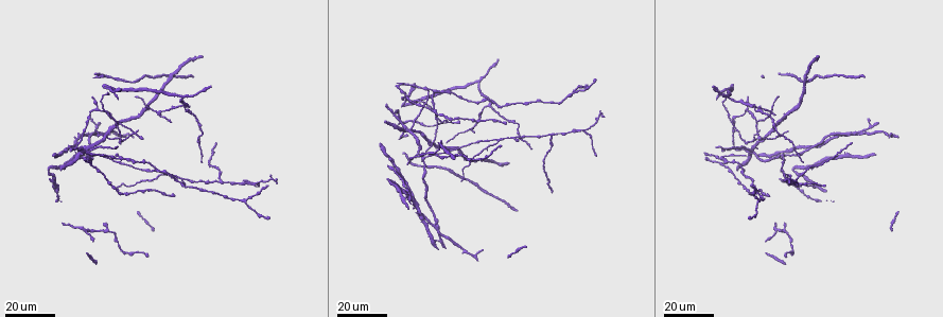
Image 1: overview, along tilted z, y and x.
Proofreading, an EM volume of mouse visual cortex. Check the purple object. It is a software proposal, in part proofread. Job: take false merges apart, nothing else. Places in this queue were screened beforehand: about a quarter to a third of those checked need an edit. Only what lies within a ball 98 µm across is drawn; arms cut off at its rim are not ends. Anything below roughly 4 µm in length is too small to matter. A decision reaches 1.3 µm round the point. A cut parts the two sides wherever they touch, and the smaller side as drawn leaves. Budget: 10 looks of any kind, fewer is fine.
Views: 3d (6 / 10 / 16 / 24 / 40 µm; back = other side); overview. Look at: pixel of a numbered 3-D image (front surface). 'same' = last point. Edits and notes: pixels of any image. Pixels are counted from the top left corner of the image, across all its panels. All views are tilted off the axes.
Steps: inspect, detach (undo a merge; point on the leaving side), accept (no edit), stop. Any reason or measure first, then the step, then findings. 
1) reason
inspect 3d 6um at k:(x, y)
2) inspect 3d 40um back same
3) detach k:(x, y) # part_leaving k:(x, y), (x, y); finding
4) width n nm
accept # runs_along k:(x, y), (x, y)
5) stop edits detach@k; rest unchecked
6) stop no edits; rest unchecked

small branch off a trunk
inspect 3d 24um at 1:(755, 107)

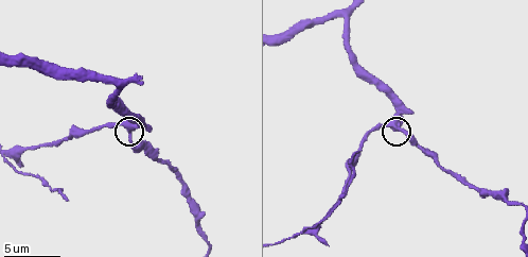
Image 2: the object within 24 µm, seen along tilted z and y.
inspect 3d 6um at 2:(395, 128)

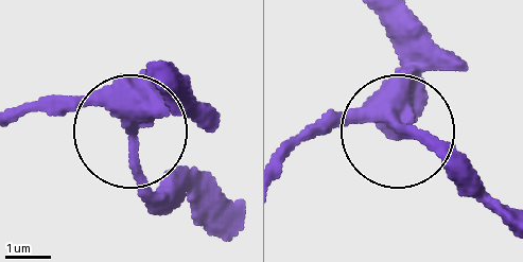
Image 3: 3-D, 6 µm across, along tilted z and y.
accept # all the same neuron

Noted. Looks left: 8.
two arms in line, one across
inspect 3d 24um at 1:(498, 141)

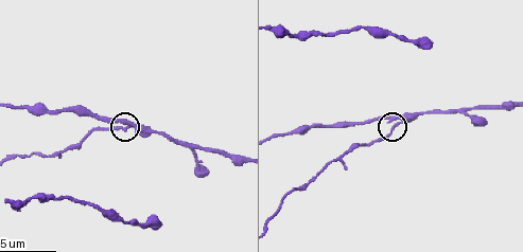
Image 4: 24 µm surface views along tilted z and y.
inspect 3d 10um at 4:(395, 126)

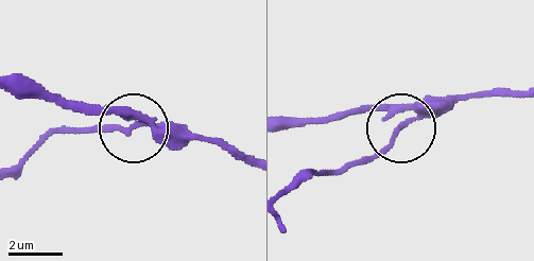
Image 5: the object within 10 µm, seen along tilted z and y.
arms 3
accept # runs_along 5:(17, 89), (115, 109), (131, 127), (75, 129); continuous, no second neuron

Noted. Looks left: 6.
four-way junction
inspect 3d 16um at 1:(134, 130)

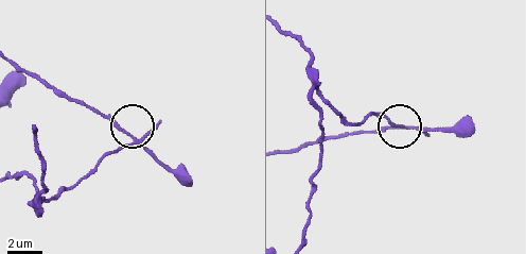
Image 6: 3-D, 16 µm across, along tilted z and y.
closer look
inspect 3d 10um at 6:(407, 126)

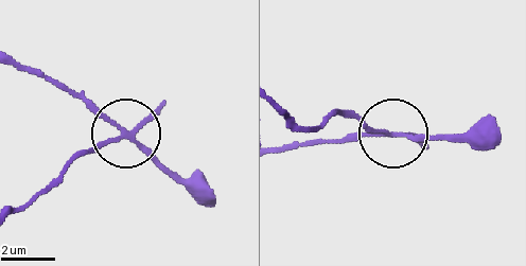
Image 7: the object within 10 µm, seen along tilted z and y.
width 140 nm
detach 7:(91, 148) # part_leaving 7:(124, 136), (77, 153), (10, 211); two neurons meet here

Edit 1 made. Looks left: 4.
four-way junction
inspect 3d 16um at 1:(587, 129)

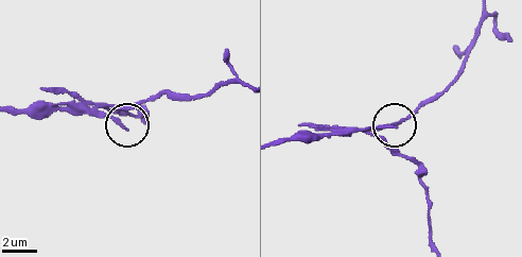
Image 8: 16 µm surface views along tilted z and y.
closer look
inspect 3d 10um at 8:(118, 109)

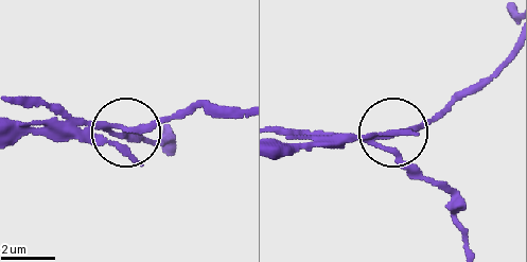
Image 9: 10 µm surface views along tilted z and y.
inspect 3d 10um back at 9:(390, 137)

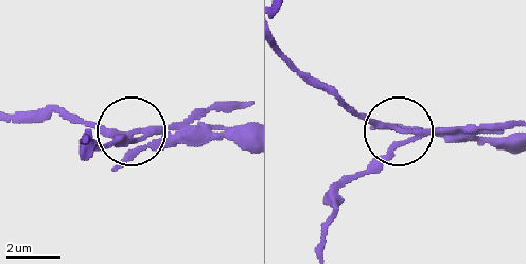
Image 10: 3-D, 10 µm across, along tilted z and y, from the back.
arms 4
accept # runs_along 10:(247, 138), (138, 130), (106, 144); all the same neuron

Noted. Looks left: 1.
small branch off a trunk
inspect 3d 6um at 2:(306, 230)

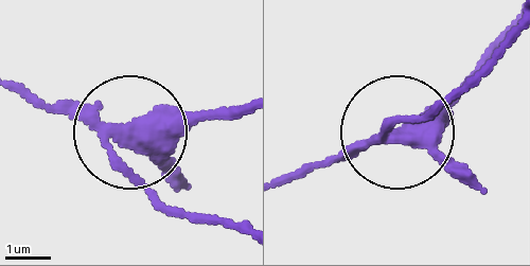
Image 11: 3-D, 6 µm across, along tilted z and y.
accept # all the same neuron

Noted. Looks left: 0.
stop edits detach@7; rest unchecked

